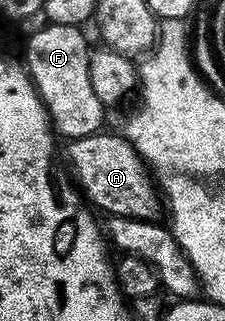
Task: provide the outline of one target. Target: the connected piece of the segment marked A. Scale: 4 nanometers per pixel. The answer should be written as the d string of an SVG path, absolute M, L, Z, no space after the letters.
M102 130L78 140L69 140L68 171L82 197L98 213L156 221L163 212L163 196L150 169L124 135L112 136Z

